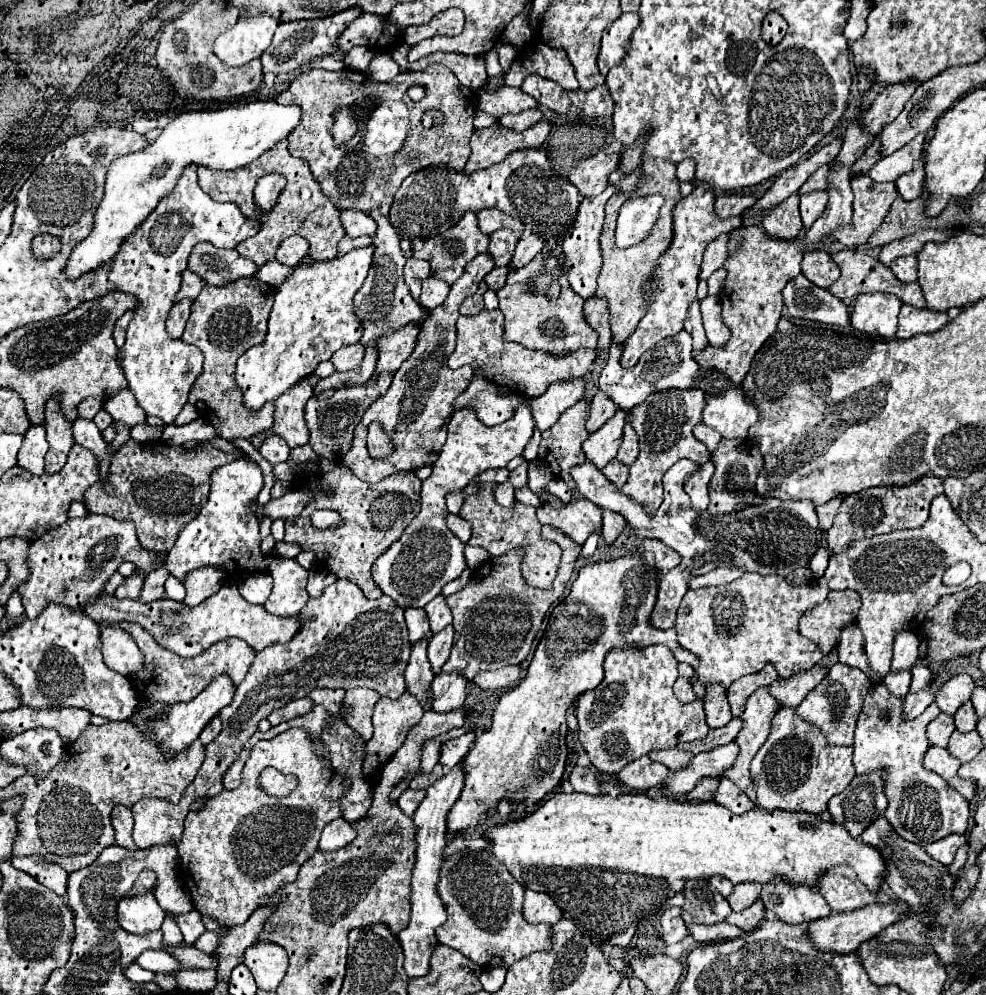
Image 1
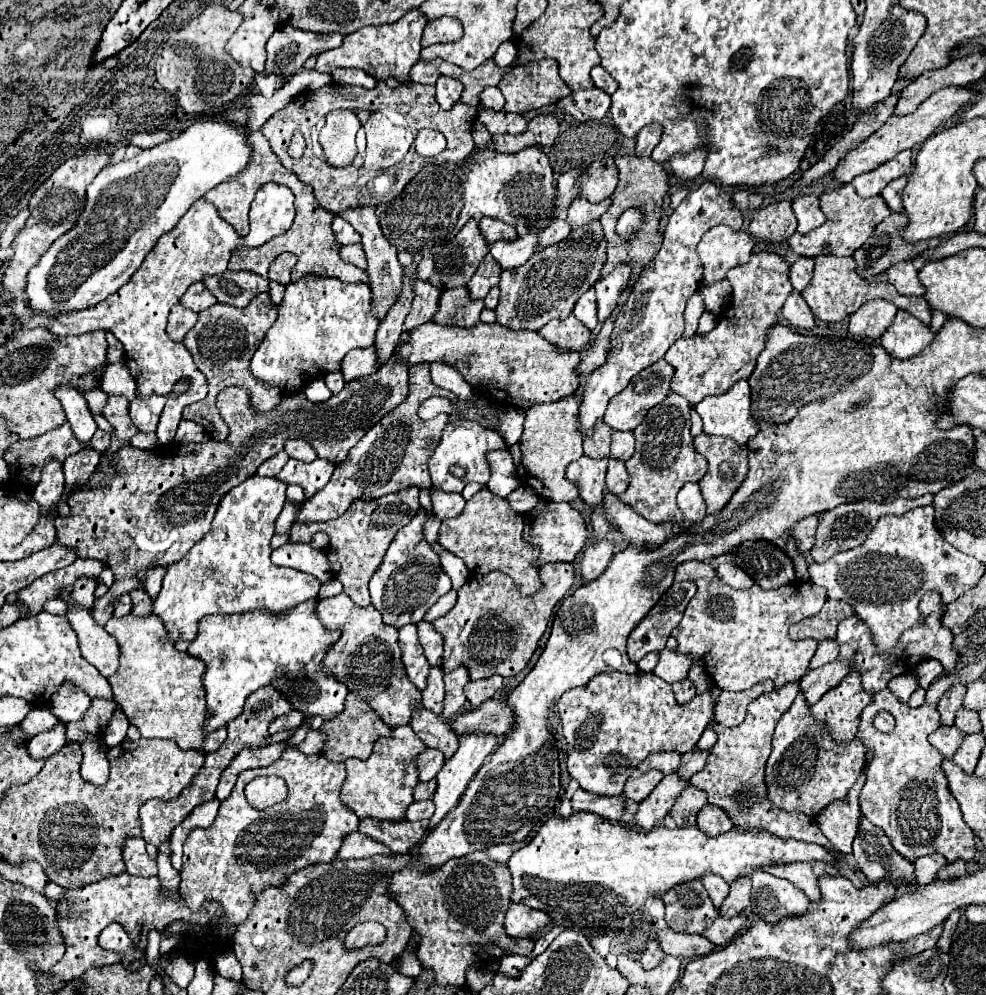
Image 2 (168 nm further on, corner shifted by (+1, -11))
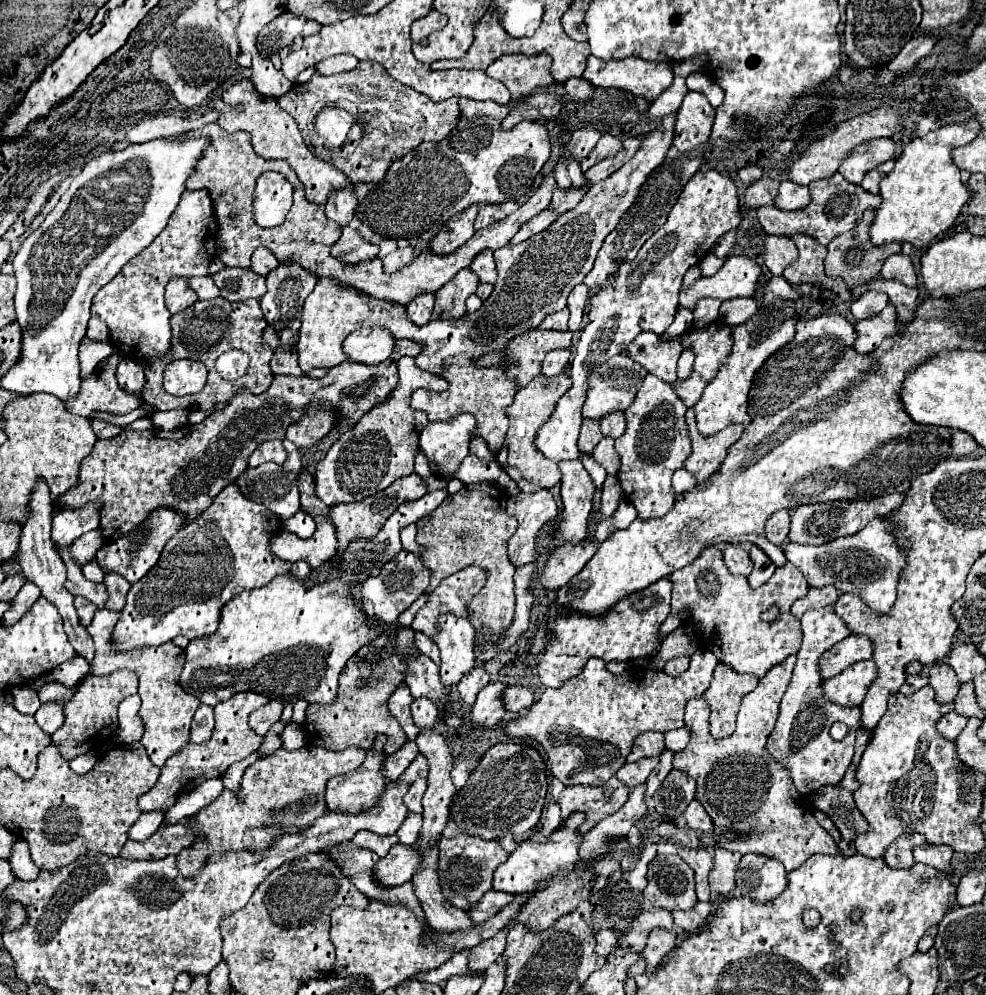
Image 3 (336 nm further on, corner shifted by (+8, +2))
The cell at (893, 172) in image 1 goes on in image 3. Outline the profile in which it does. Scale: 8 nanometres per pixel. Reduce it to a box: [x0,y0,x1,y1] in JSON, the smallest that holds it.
[839,138,895,184]

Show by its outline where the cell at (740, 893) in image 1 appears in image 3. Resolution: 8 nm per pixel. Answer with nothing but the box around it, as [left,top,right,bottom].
[709,848,741,896]

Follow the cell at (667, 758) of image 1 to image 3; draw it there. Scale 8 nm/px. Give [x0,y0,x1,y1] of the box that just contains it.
[627,732,665,762]

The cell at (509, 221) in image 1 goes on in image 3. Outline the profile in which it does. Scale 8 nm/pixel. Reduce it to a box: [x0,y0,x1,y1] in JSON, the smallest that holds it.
[475,204,507,230]

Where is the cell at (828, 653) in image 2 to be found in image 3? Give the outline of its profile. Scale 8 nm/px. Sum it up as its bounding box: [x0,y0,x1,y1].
[767,608,861,798]

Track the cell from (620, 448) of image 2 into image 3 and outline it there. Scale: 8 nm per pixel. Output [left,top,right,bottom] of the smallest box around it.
[601,414,625,438]

